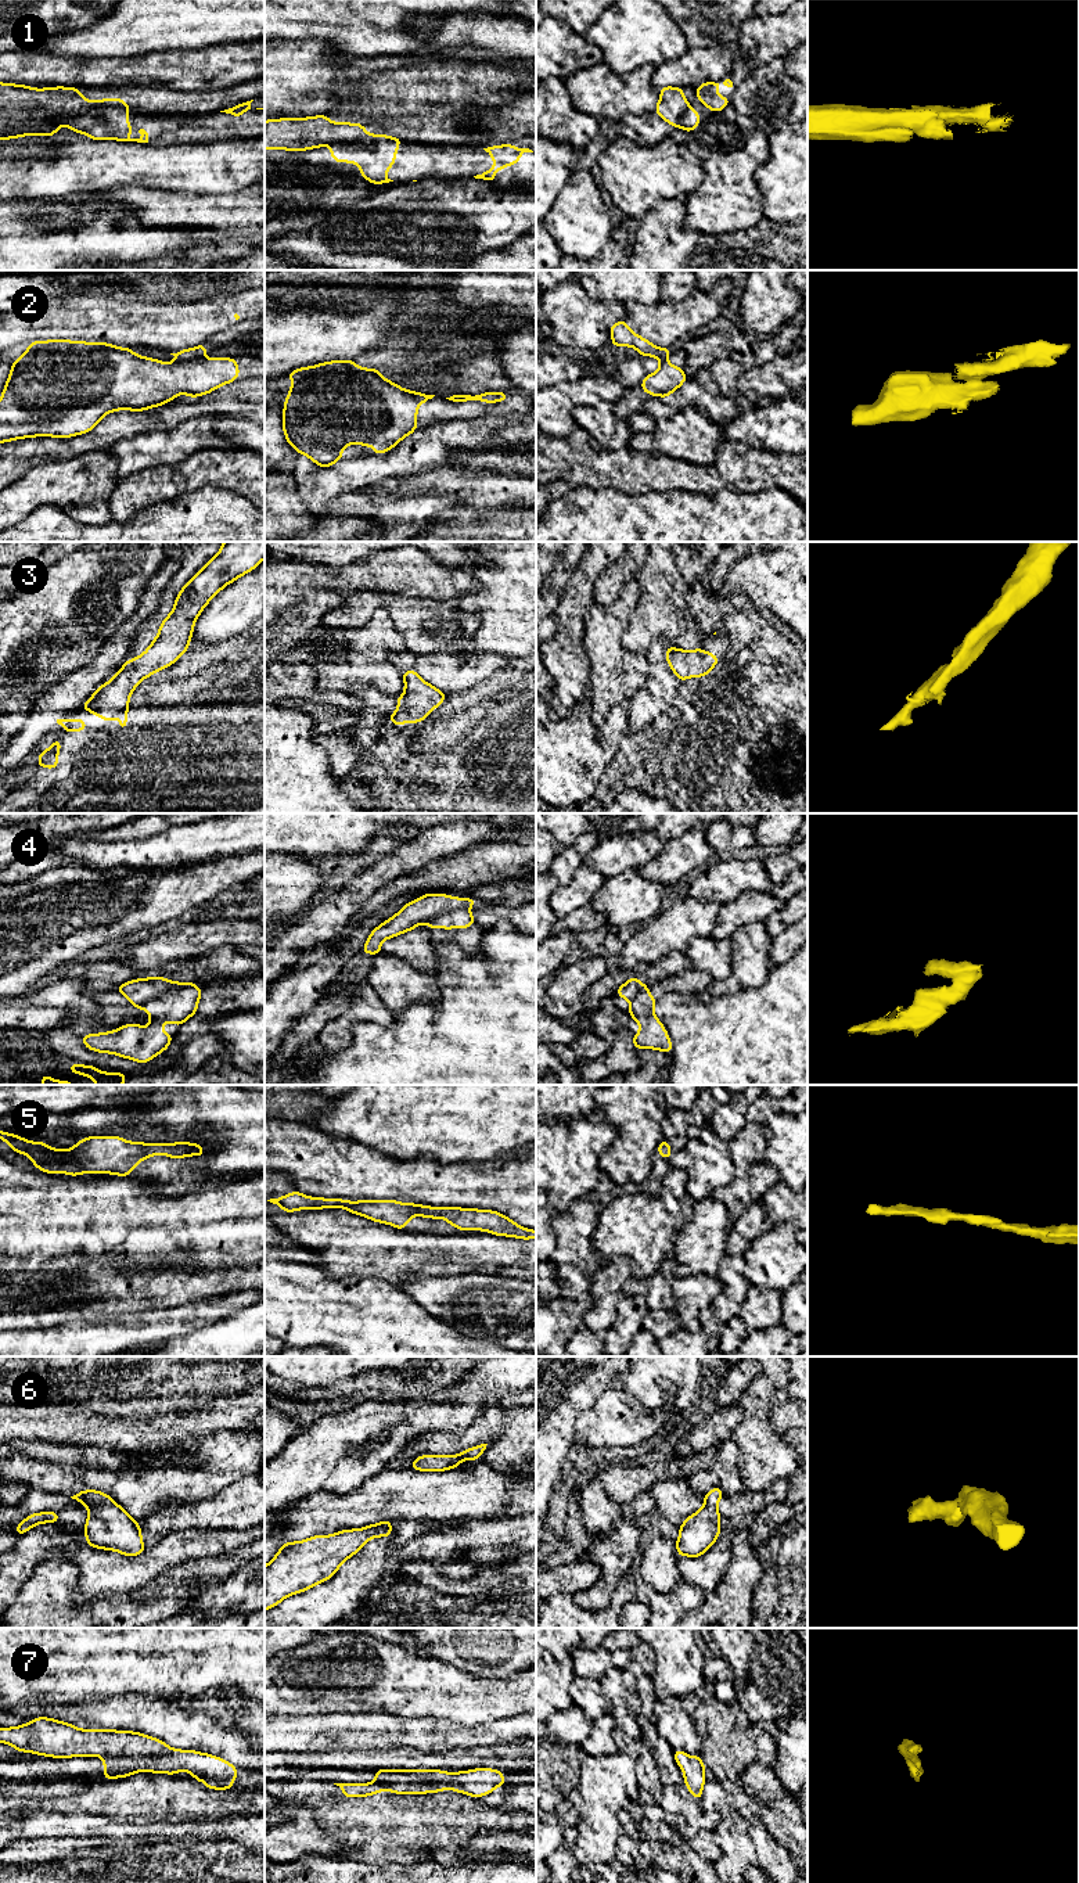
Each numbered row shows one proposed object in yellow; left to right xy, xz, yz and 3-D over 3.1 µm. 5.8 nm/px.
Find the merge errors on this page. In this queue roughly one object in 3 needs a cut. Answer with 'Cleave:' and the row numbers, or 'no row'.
Cleave: 1, 2, 4

